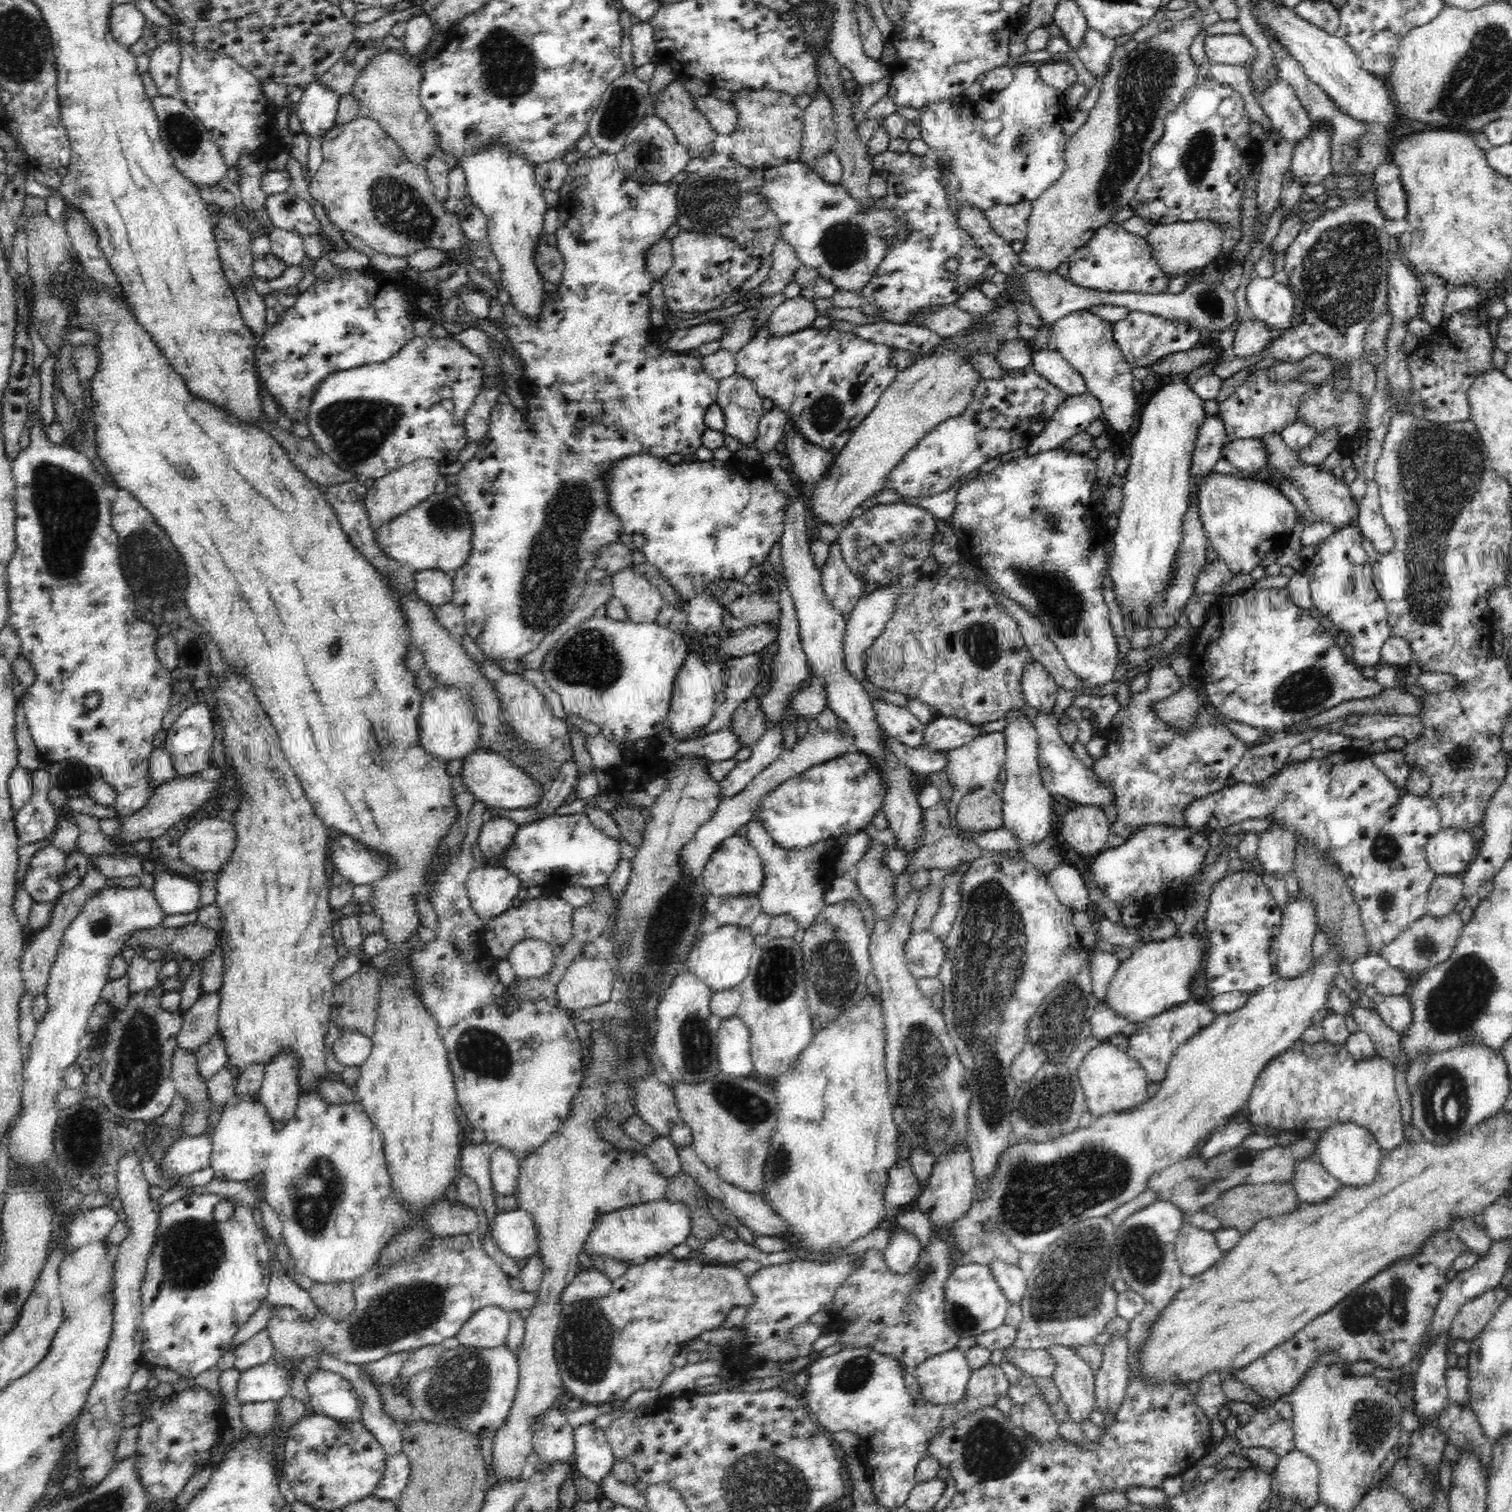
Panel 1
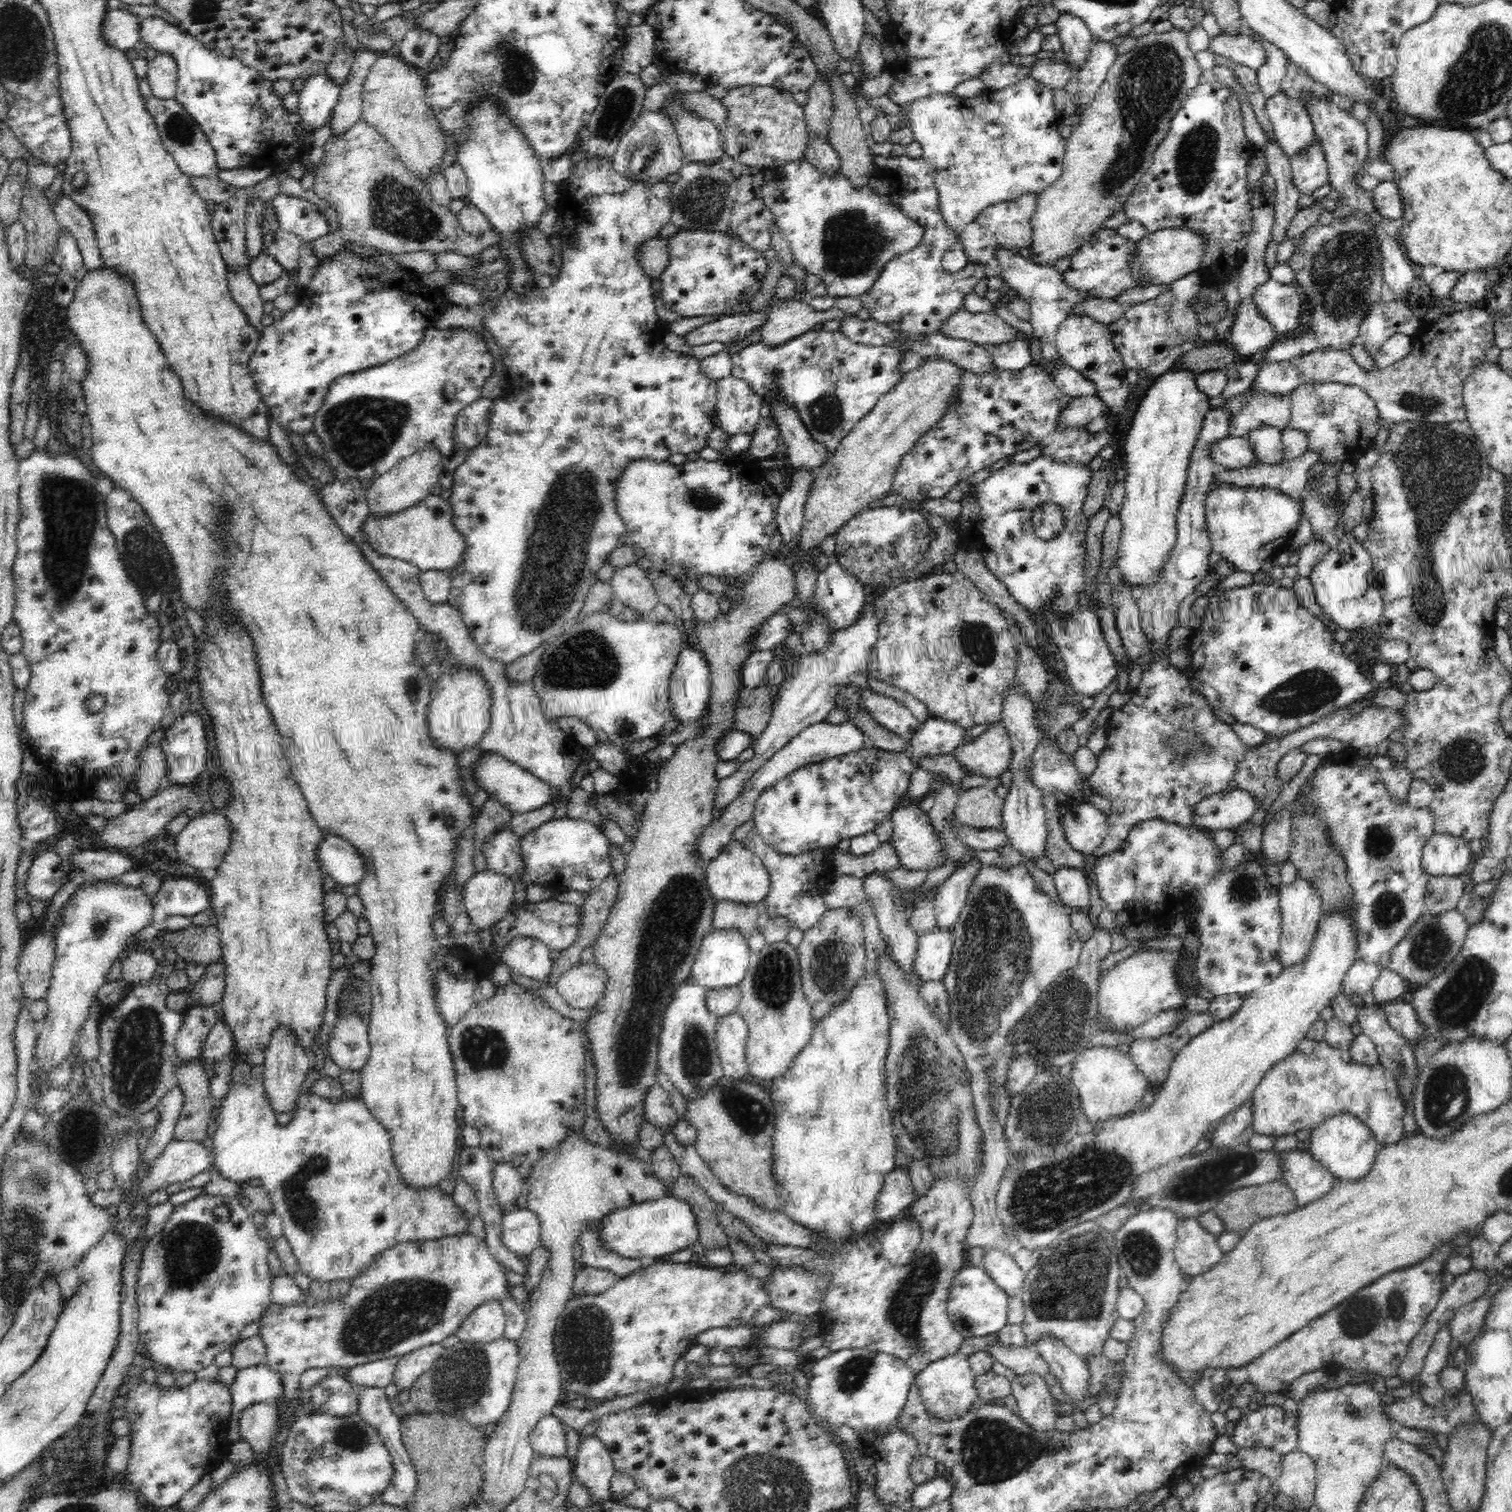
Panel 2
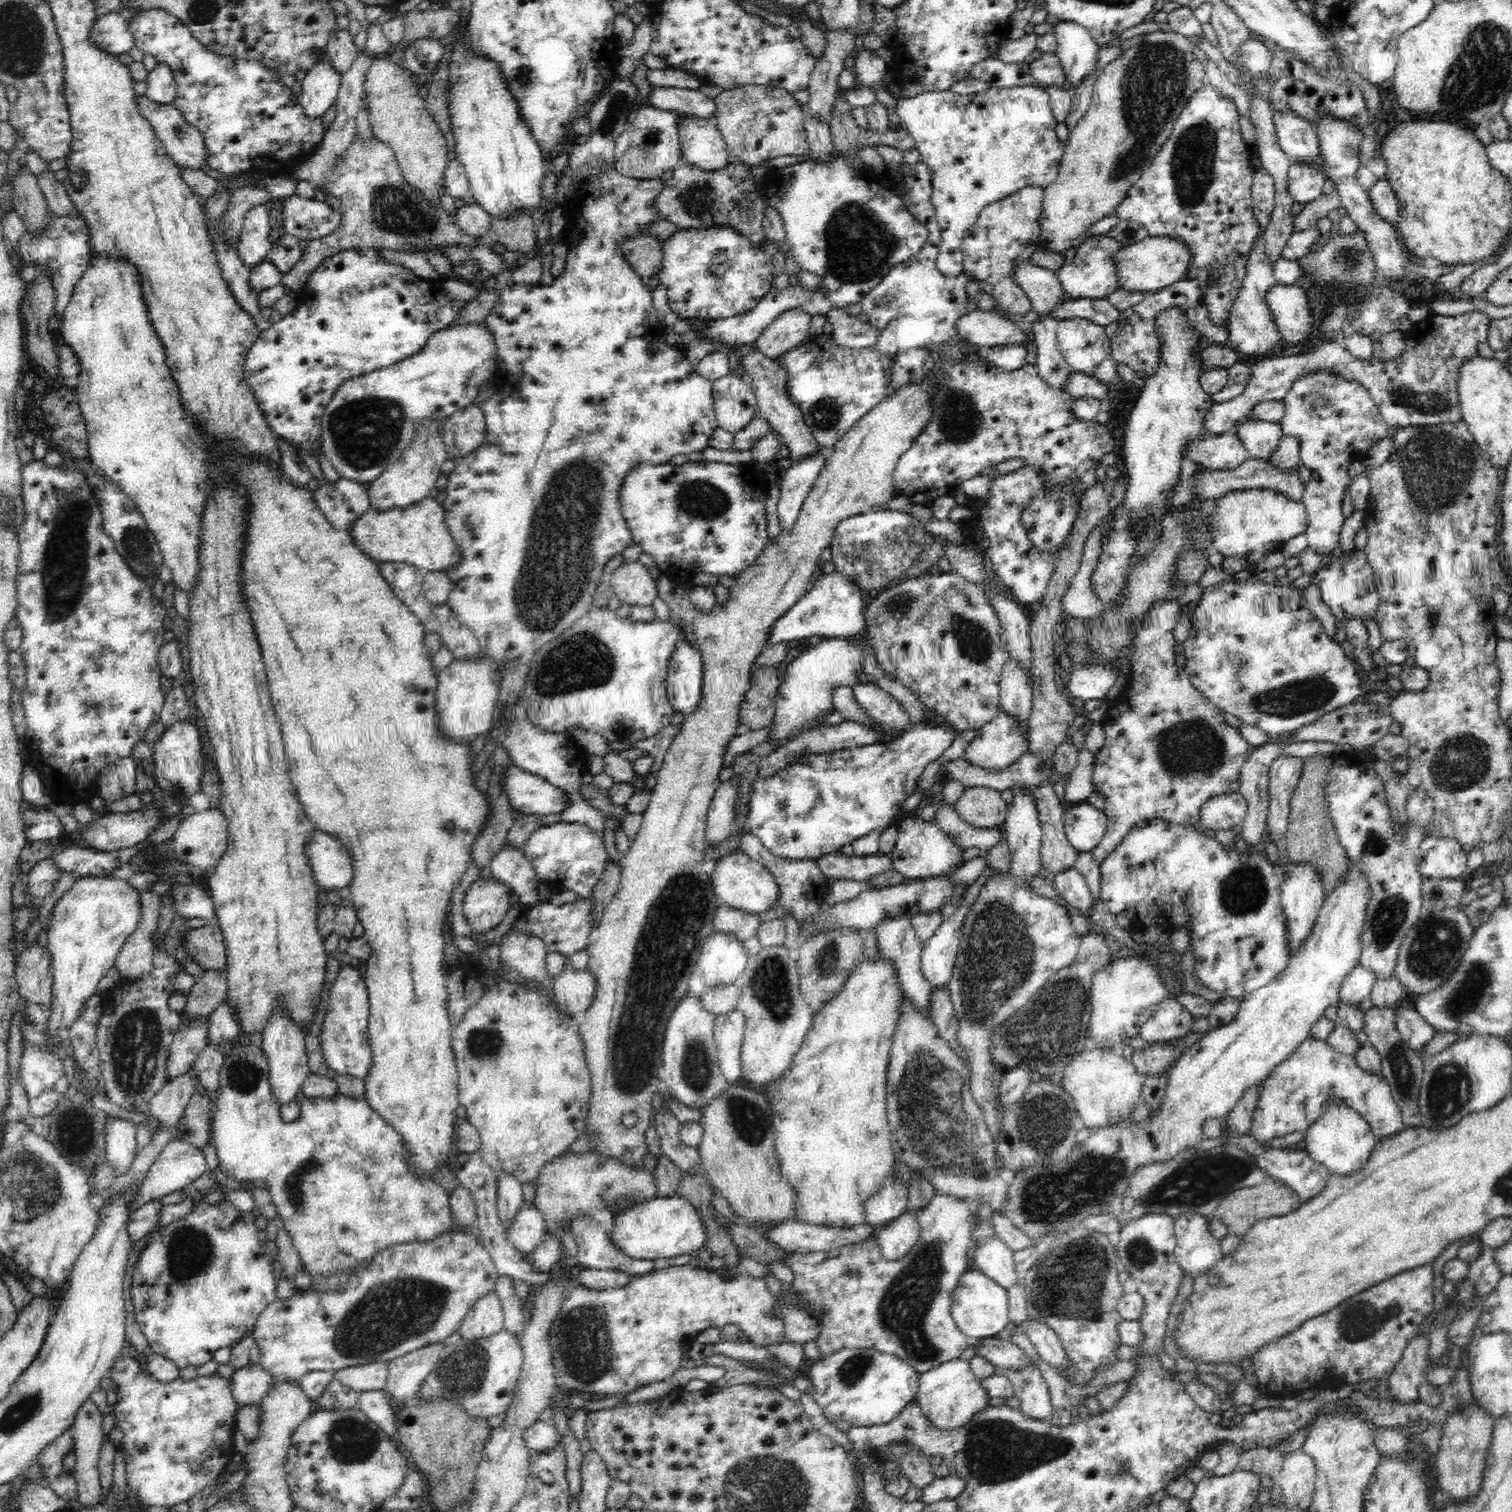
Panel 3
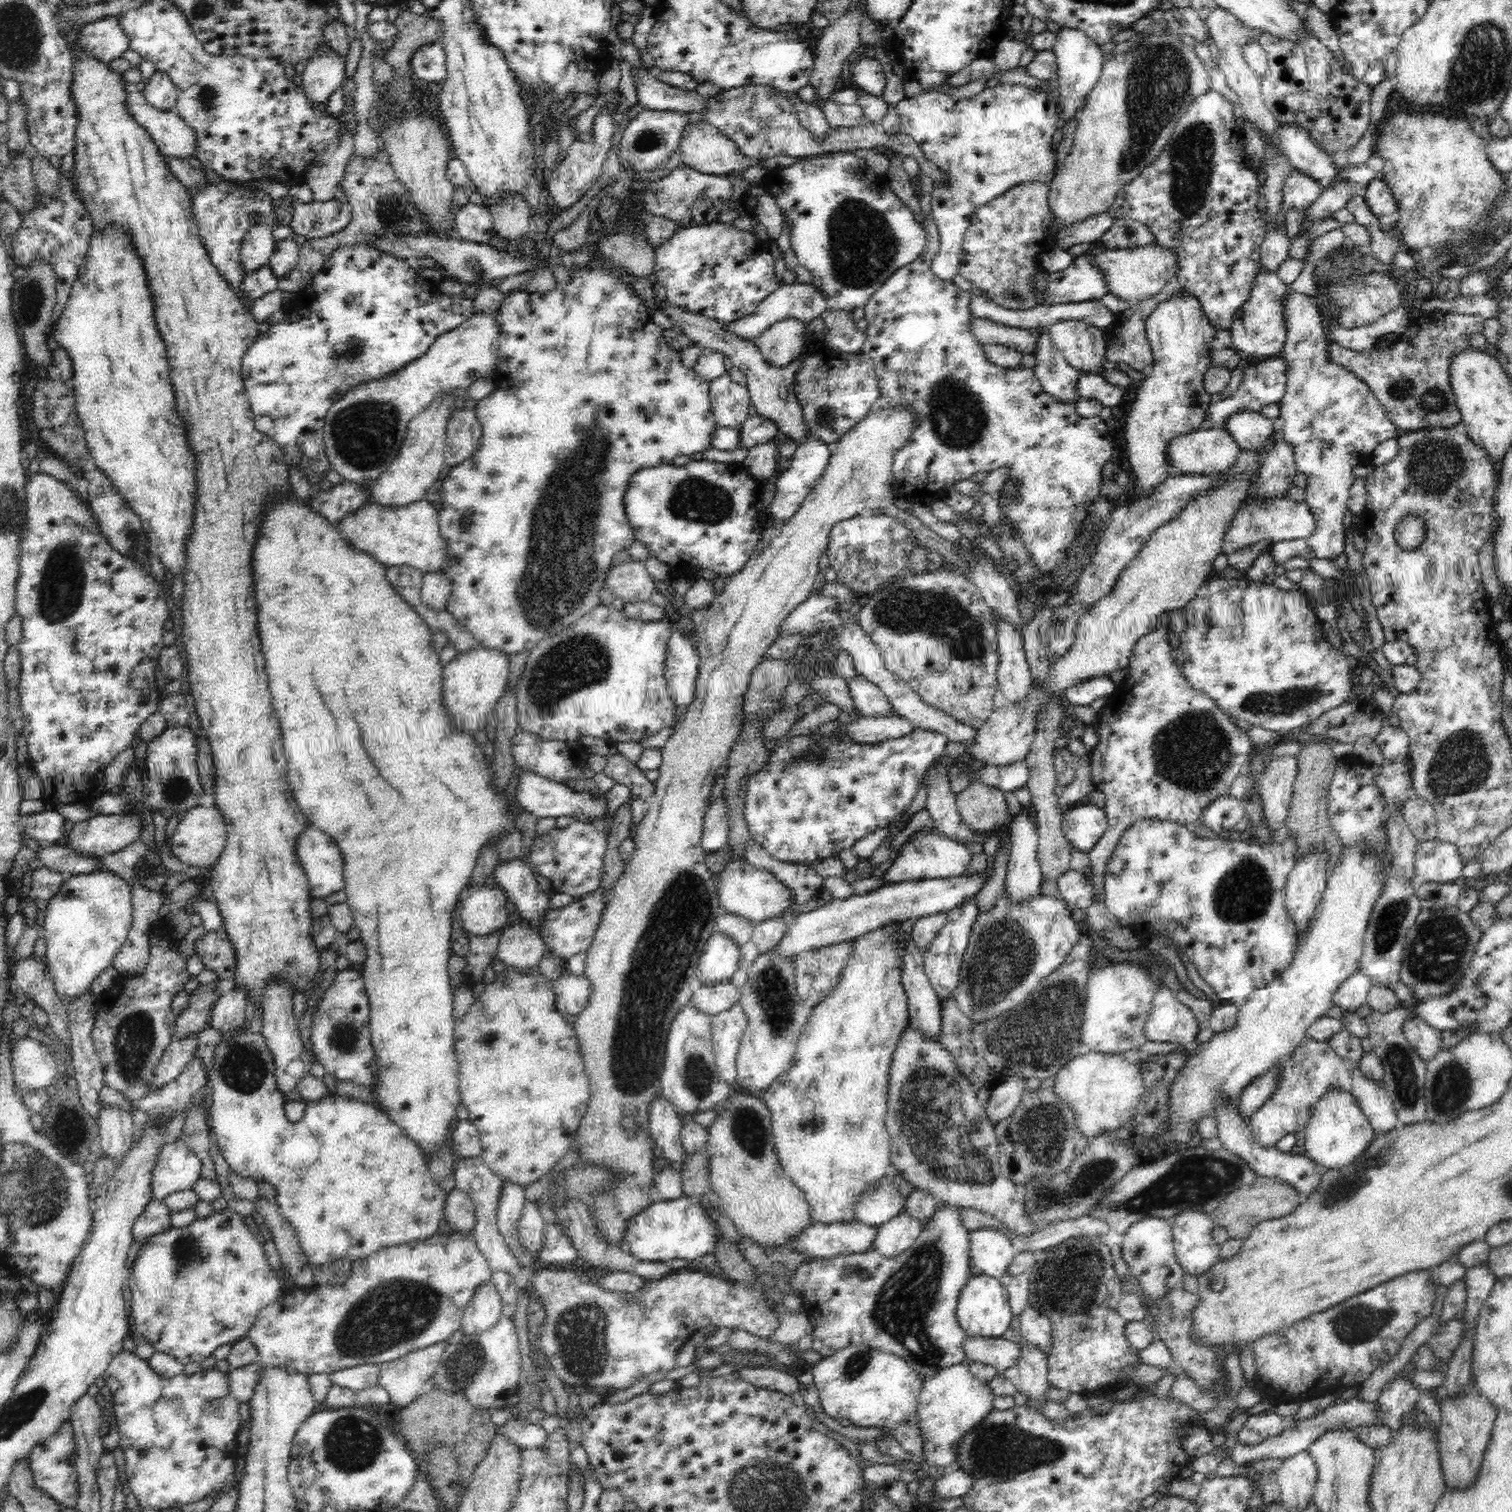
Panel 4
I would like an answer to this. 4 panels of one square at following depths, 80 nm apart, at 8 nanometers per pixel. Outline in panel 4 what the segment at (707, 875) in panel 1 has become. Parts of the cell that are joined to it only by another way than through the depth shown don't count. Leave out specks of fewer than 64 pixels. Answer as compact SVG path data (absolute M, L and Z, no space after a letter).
M732 857L724 866L724 870L717 878L717 893L721 907L728 913L750 919L756 923L780 917L786 910L786 919L793 917L793 896L787 886L784 886L772 873L763 871L749 864L745 857Z

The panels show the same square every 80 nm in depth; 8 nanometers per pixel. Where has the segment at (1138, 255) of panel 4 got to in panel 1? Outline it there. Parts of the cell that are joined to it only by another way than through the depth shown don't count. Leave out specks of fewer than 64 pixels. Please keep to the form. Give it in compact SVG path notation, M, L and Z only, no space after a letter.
M1210 219L1195 220L1192 222L1177 222L1153 226L1146 236L1151 250L1162 271L1175 278L1189 270L1204 269L1220 254L1224 241L1224 227L1210 221Z

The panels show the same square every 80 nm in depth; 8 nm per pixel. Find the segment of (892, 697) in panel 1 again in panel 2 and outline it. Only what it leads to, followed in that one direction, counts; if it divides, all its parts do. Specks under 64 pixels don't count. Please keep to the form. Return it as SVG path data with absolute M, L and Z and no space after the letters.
M874 603L865 604L858 620L850 628L837 632L824 651L815 654L805 653L797 664L793 665L792 670L789 670L788 680L777 686L769 724L751 746L754 749L754 756L750 760L741 762L730 776L719 780L716 800L714 800L714 817L740 796L754 772L764 762L768 762L778 750L784 748L784 745L788 744L794 736L800 734L804 728L812 726L813 723L826 721L826 716L835 709L835 696L839 688L847 684L871 688L866 676L870 666L869 657L879 636L879 623Z

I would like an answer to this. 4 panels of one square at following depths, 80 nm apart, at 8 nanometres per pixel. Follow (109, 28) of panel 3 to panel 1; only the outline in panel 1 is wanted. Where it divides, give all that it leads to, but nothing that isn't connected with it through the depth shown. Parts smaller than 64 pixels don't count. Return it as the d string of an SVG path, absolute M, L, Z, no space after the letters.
M135 3L114 4L110 12L110 34L114 40L130 47L142 38L144 30L144 14Z

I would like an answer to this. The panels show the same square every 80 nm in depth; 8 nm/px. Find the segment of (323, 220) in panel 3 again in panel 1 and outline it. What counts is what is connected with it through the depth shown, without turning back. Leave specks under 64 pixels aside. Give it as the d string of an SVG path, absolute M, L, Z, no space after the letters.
M292 190L268 195L264 207L274 227L298 233L302 237L320 234L320 223L312 206Z

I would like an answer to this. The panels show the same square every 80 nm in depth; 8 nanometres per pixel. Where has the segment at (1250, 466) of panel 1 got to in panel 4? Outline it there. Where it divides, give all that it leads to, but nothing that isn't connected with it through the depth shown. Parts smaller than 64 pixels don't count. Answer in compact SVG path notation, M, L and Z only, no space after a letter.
M1226 428L1220 429L1202 429L1188 434L1180 434L1176 438L1170 440L1168 446L1168 461L1172 468L1183 470L1186 475L1209 475L1214 473L1222 473L1228 470L1230 466L1236 464L1238 456L1240 456L1242 449L1240 445L1234 441Z

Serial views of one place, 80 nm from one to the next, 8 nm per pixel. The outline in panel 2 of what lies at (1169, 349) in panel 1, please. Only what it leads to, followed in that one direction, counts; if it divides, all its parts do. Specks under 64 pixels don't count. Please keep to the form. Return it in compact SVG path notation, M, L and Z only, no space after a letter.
M1196 270L1172 282L1169 292L1127 307L1124 316L1111 326L1112 340L1124 365L1129 369L1144 371L1148 366L1174 354L1174 350L1186 342L1198 340L1199 322L1191 304L1195 301L1196 292L1204 285L1204 278Z

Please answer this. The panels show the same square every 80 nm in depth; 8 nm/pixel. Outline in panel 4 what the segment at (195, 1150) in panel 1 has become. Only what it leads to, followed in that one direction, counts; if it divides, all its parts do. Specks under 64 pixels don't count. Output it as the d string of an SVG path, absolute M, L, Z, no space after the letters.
M183 1141L165 1144L151 1168L151 1195L155 1200L162 1200L173 1192L190 1189L201 1170L202 1161Z

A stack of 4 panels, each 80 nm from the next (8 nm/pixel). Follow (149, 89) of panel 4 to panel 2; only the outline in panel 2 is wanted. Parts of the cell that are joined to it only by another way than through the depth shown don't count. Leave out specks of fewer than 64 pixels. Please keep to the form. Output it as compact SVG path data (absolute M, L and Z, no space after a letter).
M158 51L148 62L147 80L152 95L160 99L175 98L177 92L176 59L172 53Z

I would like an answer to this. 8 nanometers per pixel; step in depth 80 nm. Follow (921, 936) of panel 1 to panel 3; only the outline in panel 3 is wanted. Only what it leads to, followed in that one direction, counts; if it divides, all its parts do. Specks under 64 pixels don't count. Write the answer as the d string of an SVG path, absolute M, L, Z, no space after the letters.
M987 867L968 888L958 910L933 932L933 935L922 943L921 971L926 980L933 987L946 987L952 976L952 969L961 943L961 928L973 900L979 893L981 886L987 881L988 876L994 873L992 867Z

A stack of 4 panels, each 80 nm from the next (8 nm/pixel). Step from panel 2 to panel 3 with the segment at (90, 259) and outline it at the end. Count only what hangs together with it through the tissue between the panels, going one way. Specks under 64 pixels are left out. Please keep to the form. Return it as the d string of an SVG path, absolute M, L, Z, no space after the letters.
M54 172L43 173L36 178L39 180L39 188L44 193L44 198L53 214L56 216L70 216L70 214L79 212L68 196L64 182L56 180Z

